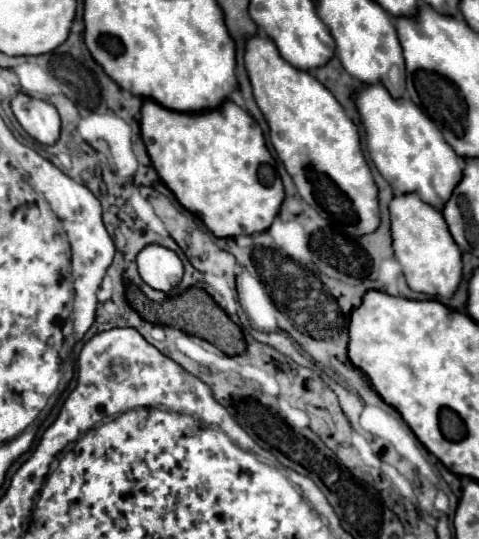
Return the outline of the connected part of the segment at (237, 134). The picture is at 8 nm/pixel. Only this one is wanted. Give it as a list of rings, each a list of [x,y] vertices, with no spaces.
[[[145,100],[141,108],[141,136],[151,156],[151,162],[179,204],[195,214],[217,238],[251,236],[265,232],[273,218],[279,214],[283,202],[283,182],[275,172],[275,160],[265,146],[263,130],[259,124],[235,102],[227,100],[215,110],[181,114]]]

